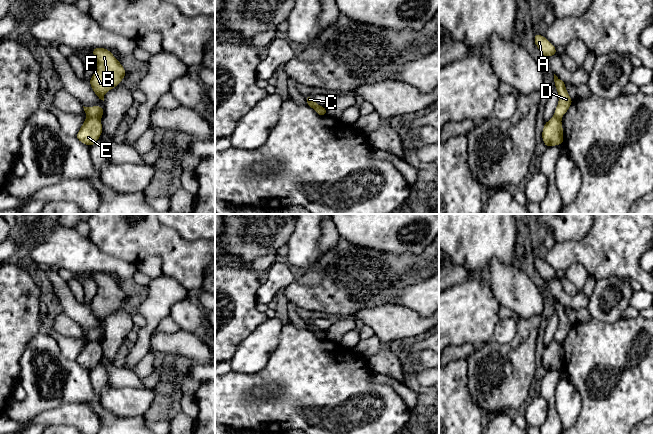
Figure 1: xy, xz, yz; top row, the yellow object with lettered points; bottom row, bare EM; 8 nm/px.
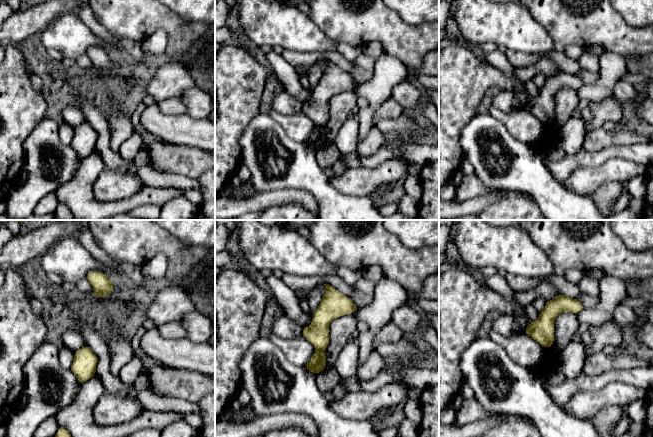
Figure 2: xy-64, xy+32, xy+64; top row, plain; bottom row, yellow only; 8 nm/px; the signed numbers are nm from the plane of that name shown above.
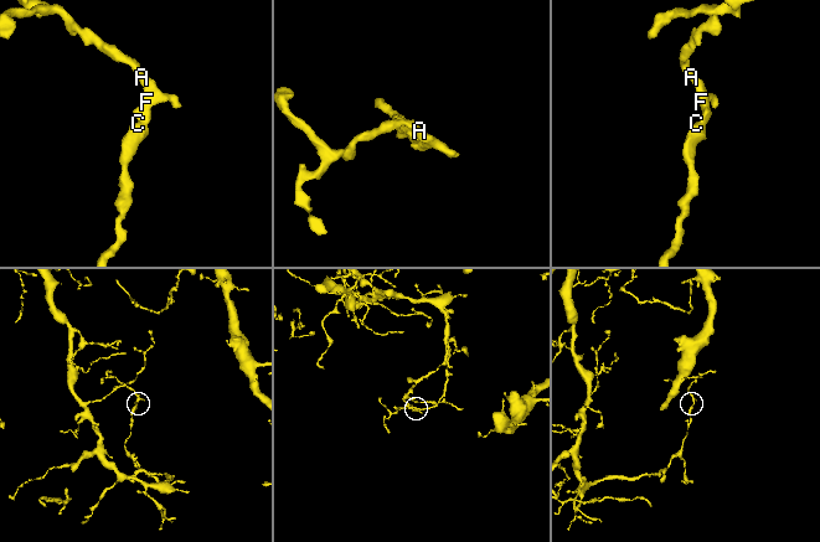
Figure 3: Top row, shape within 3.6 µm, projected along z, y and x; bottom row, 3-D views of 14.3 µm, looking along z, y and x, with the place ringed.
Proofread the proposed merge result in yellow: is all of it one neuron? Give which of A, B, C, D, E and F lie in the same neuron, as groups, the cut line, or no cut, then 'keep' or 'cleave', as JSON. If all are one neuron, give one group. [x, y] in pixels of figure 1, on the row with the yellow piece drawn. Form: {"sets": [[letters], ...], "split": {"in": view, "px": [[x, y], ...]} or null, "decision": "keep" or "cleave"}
{"sets": [["A", "B", "D", "F"], ["C", "E"]], "split": {"in": "xy", "px": [[87, 115], [99, 119]]}, "decision": "cleave"}

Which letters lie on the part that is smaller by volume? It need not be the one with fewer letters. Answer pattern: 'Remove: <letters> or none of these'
Remove: A, B, D, F

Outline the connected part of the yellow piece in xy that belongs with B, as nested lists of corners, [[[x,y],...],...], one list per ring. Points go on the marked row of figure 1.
[[[95,47],[95,72],[89,83],[97,97],[104,101],[107,91],[117,87],[126,75],[126,70],[106,48]]]

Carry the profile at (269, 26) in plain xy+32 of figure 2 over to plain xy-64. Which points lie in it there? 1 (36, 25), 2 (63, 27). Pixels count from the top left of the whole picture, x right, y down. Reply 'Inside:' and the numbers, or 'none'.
Inside: 2

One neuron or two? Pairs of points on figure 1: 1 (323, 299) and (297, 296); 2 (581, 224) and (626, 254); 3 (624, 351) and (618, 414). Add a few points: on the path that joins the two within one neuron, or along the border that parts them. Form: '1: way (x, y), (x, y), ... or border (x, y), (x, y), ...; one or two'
1: way (317, 298), (303, 296); one
2: border (592, 224), (589, 232), (582, 239), (568, 241); two
3: way (614, 367), (612, 374), (618, 382), (618, 398); one

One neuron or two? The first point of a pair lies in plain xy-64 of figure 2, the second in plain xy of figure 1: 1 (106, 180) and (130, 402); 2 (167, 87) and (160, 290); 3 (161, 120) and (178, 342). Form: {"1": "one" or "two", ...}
{"1": "one", "2": "one", "3": "one"}

